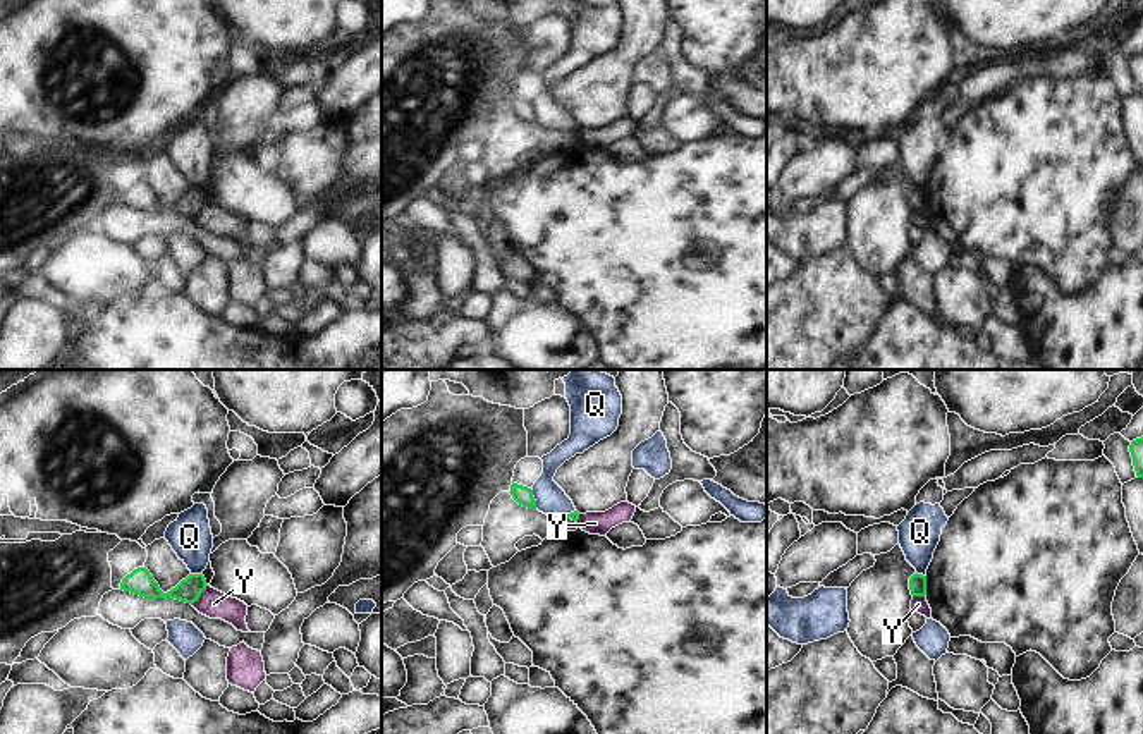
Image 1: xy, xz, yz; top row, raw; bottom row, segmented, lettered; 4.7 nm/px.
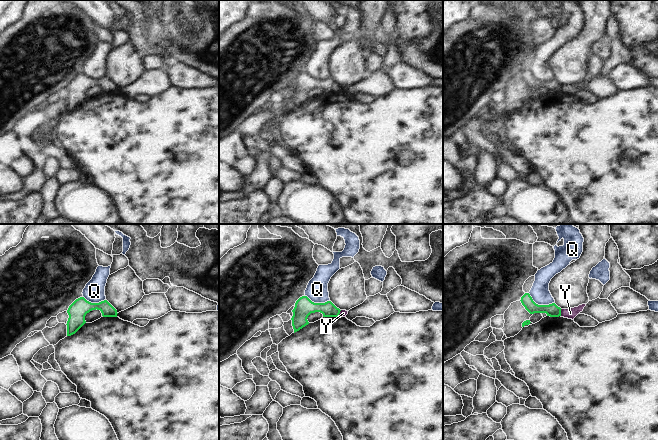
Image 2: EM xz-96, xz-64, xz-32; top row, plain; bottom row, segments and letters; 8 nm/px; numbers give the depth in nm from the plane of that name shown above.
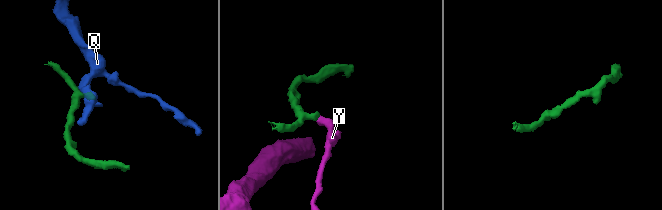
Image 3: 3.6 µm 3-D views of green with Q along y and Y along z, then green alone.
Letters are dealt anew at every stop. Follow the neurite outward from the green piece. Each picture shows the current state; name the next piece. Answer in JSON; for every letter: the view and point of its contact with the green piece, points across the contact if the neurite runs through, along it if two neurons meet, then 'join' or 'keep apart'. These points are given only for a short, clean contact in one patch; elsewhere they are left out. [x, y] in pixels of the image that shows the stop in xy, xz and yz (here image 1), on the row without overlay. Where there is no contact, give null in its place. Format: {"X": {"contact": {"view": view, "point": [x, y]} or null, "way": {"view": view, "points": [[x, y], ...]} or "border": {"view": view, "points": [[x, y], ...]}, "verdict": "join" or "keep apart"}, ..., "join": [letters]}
{"Q": {"contact": {"view": "xz", "point": [533, 114]}, "border": {"view": "xz", "points": [[530, 103], [537, 122]]}, "verdict": "keep apart"}, "Y": {"contact": {"view": "xy", "point": [200, 210]}, "border": {"view": "xy", "points": [[207, 200], [191, 219]]}, "verdict": "keep apart"}, "join": []}

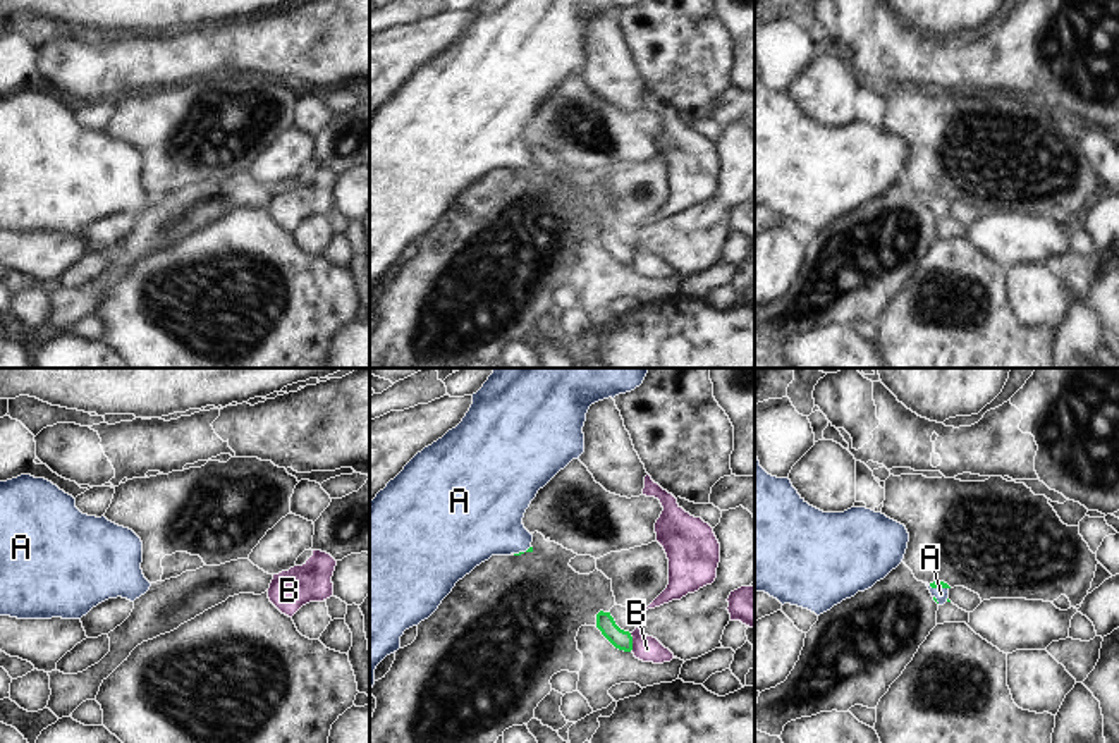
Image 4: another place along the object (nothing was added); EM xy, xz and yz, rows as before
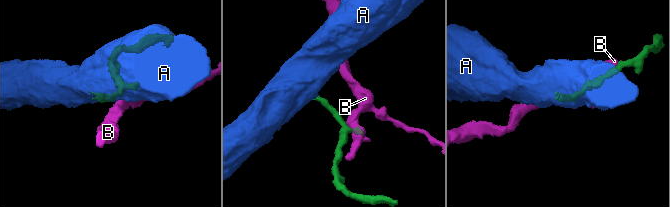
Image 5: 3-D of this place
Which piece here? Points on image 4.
{"A": {"contact": {"view": "yz", "point": [939, 202]}, "way": {"view": "yz", "points": [[935, 198], [939, 202], [941, 208]]}, "verdict": "join"}, "B": {"contact": {"view": "xz", "point": [631, 257]}, "border": {"view": "xz", "points": [[629, 248], [631, 265]]}, "verdict": "keep apart"}, "join": ["A"]}

